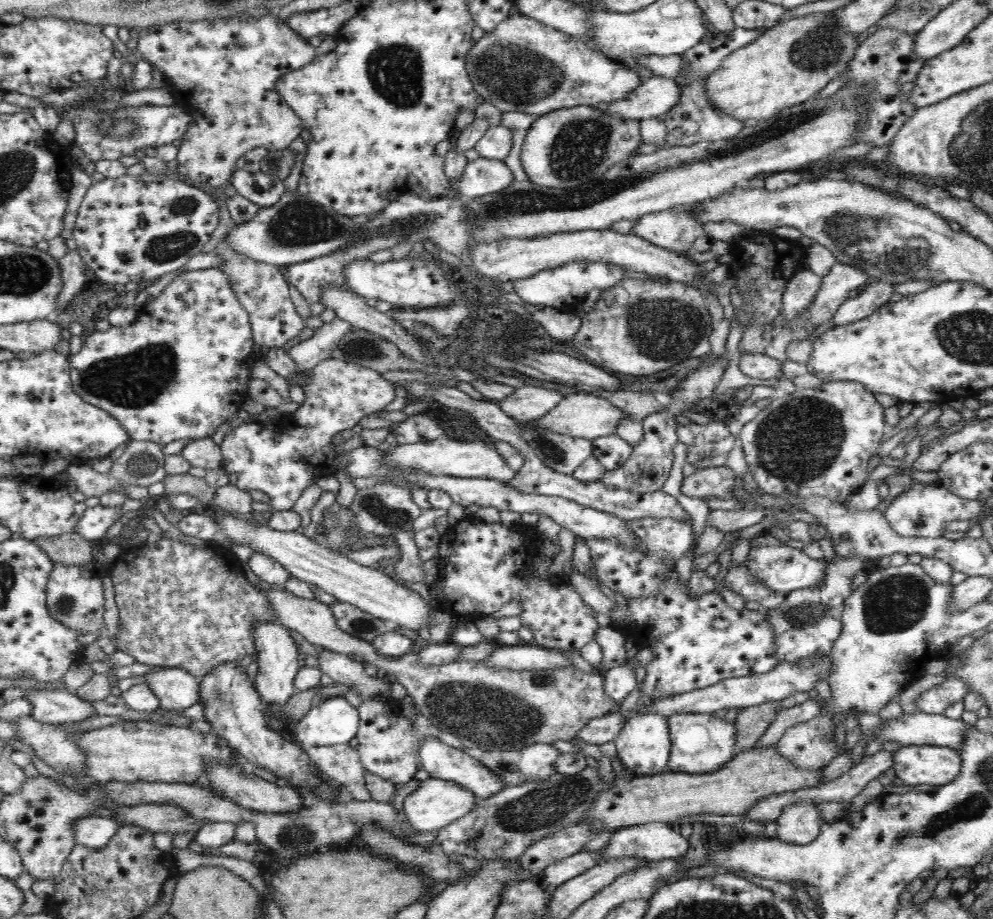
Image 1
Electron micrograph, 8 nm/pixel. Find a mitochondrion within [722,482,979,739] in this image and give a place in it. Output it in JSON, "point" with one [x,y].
{"point":[893,604]}

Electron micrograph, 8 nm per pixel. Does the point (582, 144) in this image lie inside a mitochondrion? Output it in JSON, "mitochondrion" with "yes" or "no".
{"mitochondrion":"yes"}

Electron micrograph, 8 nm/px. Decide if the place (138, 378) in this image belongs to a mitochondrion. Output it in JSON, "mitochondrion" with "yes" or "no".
{"mitochondrion":"yes"}

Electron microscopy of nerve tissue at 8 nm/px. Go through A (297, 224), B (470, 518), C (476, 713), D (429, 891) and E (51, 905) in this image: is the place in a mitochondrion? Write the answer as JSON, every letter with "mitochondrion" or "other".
{"A":"mitochondrion","B":"other","C":"mitochondrion","D":"other","E":"other"}

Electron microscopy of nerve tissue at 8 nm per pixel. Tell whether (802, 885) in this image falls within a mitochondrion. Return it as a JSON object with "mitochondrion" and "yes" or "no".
{"mitochondrion":"no"}

